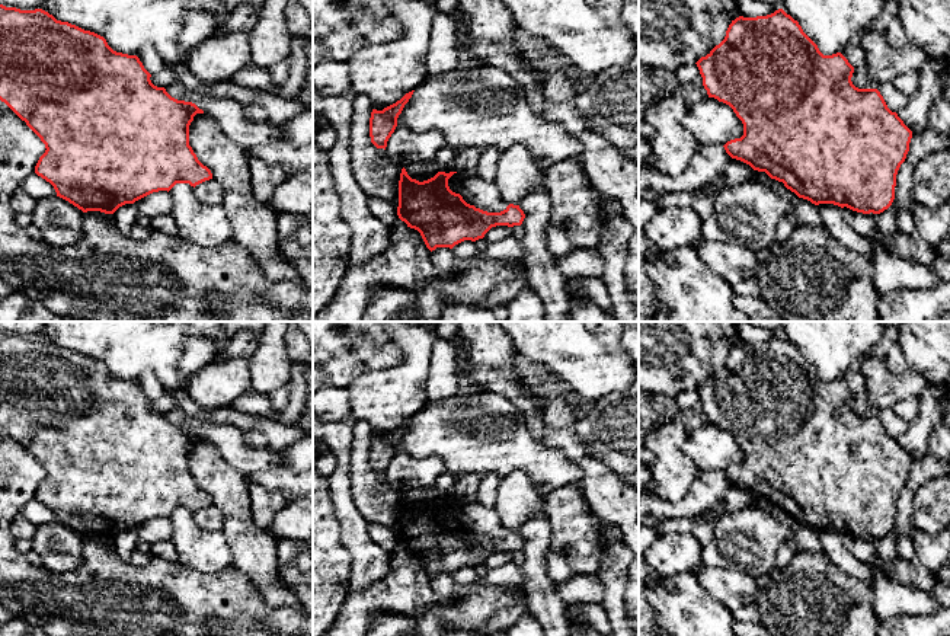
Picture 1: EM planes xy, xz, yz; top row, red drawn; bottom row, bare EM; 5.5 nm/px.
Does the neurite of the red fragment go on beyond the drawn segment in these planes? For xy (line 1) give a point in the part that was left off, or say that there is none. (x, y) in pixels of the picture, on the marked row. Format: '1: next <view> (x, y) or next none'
1: next none

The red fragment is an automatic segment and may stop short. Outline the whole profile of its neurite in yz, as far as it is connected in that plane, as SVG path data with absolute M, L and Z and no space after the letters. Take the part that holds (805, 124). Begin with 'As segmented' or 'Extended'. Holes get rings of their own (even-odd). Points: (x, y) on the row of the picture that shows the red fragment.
As segmented. M783 9L767 16L736 17L725 39L695 64L708 98L729 105L743 124L743 135L723 146L732 159L765 172L815 205L834 204L863 214L880 214L892 205L896 175L909 151L912 131L887 108L877 89L853 84L854 67L841 52L823 55Z

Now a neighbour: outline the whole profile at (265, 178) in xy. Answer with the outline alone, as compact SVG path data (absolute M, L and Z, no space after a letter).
M249 156L249 166L255 196L262 202L268 202L276 185L288 178L288 172L282 167L266 164L252 156Z

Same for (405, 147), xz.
M397 125L387 141L387 156L400 167L418 162L432 162L445 144L445 137L438 130L415 132L406 125Z

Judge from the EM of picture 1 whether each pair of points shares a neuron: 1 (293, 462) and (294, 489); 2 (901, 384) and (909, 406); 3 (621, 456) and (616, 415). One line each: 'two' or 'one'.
1: two
2: two
3: one

